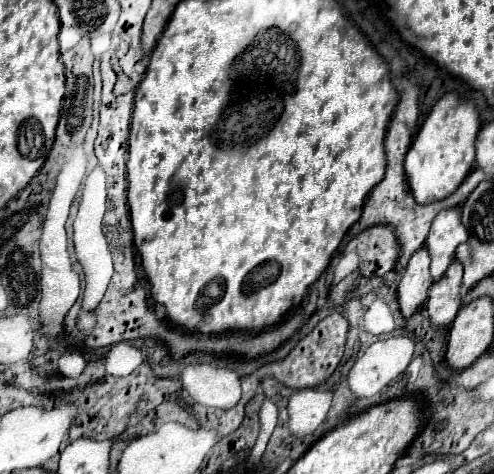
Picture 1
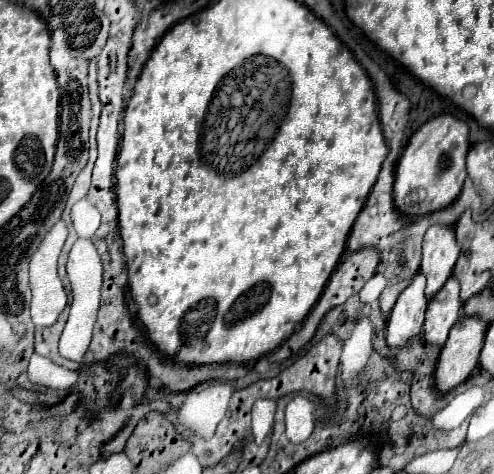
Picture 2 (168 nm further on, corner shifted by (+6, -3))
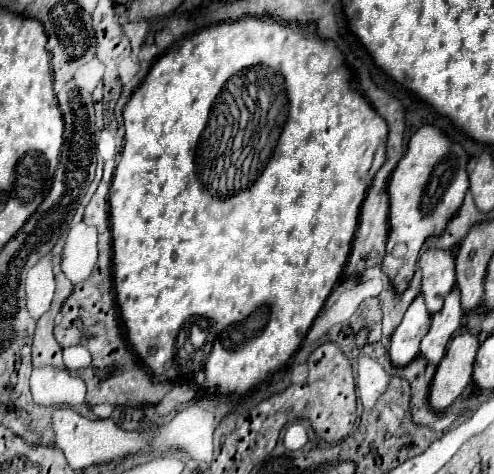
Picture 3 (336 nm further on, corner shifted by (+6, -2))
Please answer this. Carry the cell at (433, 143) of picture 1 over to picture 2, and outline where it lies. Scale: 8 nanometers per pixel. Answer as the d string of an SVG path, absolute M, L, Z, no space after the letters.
M448 113L428 119L408 141L394 181L394 203L404 215L424 215L448 207L460 193L466 179L468 125Z

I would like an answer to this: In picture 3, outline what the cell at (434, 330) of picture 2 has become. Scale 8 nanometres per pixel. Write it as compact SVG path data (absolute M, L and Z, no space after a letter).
M454 288L446 298L444 308L432 316L432 326L420 344L420 354L428 360L428 364L440 364L452 334L462 326L462 318L464 310L460 308L460 292Z

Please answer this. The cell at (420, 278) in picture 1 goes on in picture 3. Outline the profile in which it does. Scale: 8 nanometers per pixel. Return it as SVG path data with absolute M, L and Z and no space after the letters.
M420 294L404 314L402 324L392 334L388 354L394 366L406 366L420 354L418 346L420 346L420 340L426 336L428 328L430 328L430 314Z

